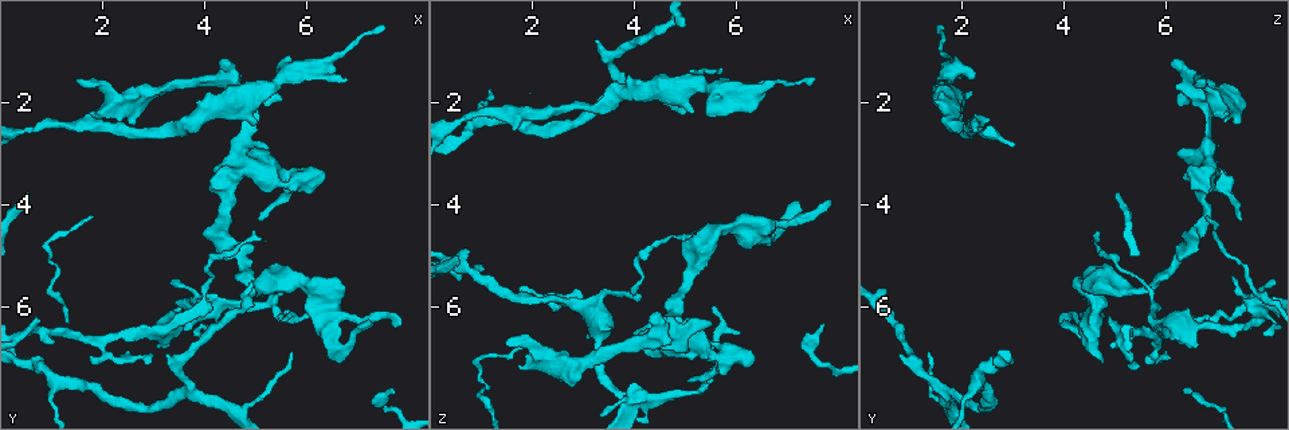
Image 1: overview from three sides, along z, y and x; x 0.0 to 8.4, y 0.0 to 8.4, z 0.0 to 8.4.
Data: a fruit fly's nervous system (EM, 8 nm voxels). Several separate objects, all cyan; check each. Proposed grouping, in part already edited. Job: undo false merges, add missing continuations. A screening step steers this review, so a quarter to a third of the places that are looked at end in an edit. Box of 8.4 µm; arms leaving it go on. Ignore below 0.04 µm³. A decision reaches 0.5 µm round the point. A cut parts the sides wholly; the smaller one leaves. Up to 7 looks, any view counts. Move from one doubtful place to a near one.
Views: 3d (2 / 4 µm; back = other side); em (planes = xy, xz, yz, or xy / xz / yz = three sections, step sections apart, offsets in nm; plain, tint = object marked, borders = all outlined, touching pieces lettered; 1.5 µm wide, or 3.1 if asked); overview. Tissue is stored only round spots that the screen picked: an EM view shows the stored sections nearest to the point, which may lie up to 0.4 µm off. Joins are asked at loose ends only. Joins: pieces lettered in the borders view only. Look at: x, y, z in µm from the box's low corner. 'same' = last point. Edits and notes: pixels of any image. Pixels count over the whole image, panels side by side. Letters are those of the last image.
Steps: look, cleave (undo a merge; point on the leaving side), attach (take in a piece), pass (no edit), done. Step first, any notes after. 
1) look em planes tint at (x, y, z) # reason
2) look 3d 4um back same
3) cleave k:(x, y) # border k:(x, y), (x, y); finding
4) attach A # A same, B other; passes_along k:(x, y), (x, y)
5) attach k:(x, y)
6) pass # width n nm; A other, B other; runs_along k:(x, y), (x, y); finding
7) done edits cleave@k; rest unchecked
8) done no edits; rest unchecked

look 3d 2um at (4.35, 1.25, 6.10) # free end

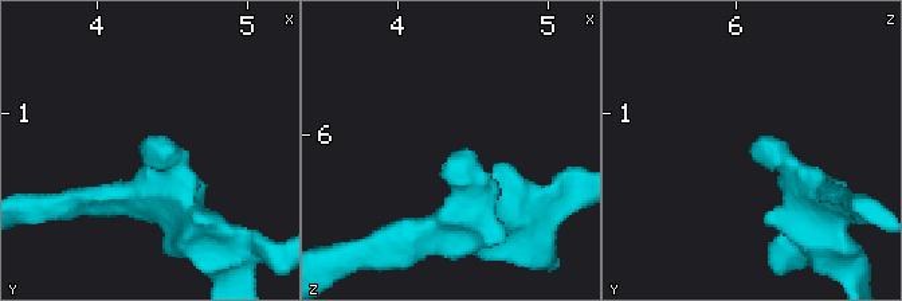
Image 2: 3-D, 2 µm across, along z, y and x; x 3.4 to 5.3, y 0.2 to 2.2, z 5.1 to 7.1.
look em planes plain at (4.34, 1.22, 6.12) # need the tissue

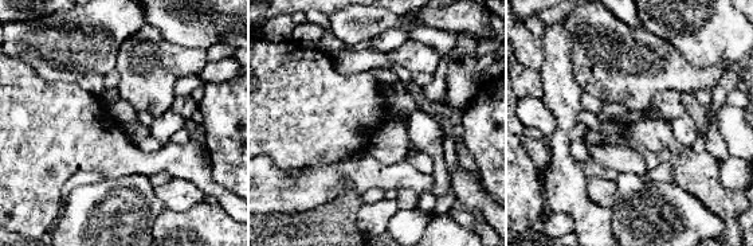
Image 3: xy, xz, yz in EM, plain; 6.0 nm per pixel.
look em planes borders same

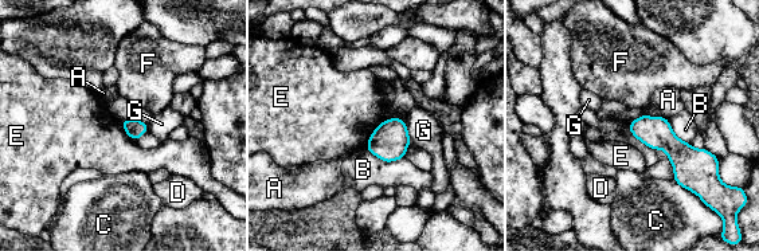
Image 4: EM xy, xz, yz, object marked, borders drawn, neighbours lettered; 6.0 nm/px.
pass # longest_contact B 240 nm; A other, B other, C other, D other, E other, F other, G other; border 4:(382, 120), (364, 146); no lettered piece goes on from it

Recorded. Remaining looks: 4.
look 3d 4um at (1.80, 2.25, 7.15) # branch stops here

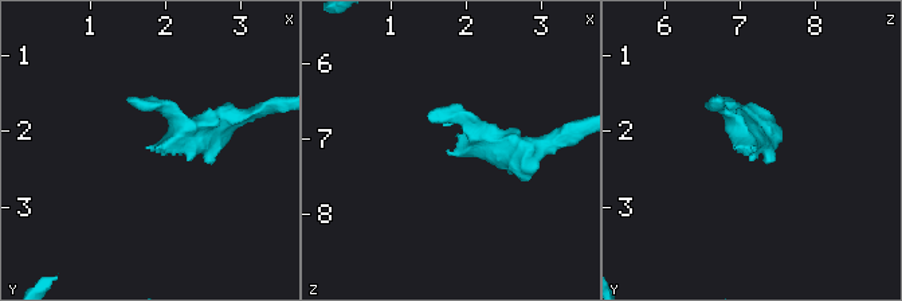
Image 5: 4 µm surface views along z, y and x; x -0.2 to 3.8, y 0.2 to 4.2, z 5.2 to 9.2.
look em planes borders at (1.75, 2.20, 7.15)

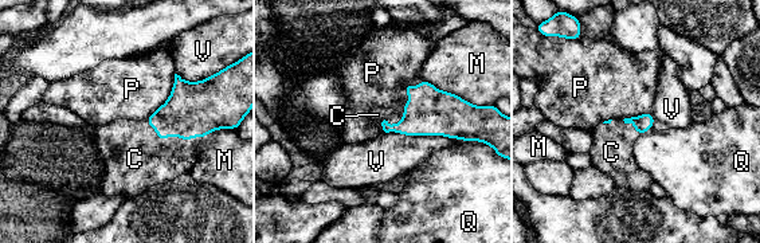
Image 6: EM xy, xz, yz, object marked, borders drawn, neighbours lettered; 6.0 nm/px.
attach C # C same, M other, P other, Q other, V other; passes_along 6:(430, 112), (400, 120), (377, 114); the neuron continues

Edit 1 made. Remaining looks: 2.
done edits attach@6; rest unchecked

